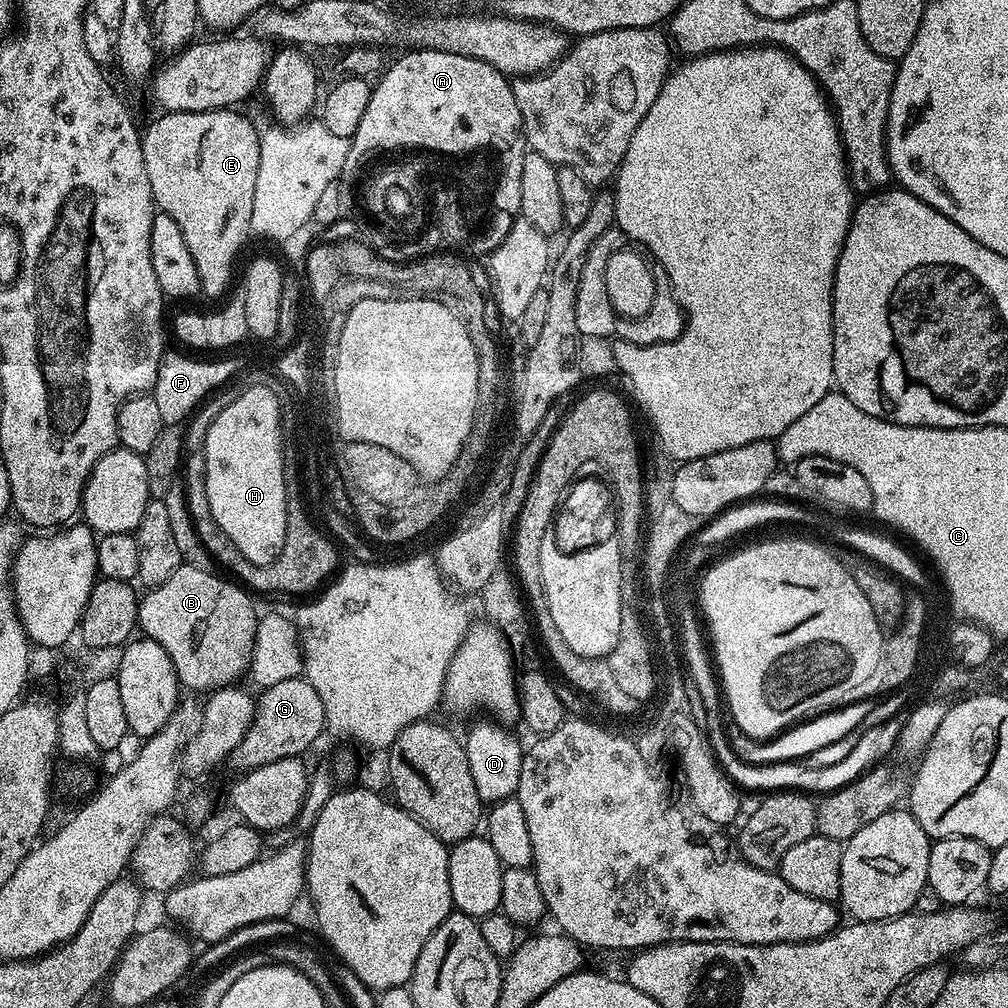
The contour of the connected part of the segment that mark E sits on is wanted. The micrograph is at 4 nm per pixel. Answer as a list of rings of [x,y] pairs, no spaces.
[[[219,108],[213,112],[164,112],[148,129],[143,129],[140,145],[146,162],[146,178],[150,178],[152,197],[155,198],[159,211],[170,214],[170,218],[178,222],[178,230],[182,230],[182,238],[186,238],[190,258],[194,258],[194,266],[198,266],[200,290],[205,297],[220,296],[227,290],[228,283],[232,280],[232,267],[236,264],[236,255],[239,254],[244,239],[250,236],[251,206],[254,203],[254,186],[258,177],[260,137],[261,133],[240,113],[240,110],[226,108]]]

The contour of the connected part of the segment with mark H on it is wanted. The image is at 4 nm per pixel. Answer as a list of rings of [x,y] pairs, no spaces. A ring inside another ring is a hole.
[[[251,384],[245,392],[238,394],[238,398],[234,398],[234,402],[230,402],[230,406],[226,406],[226,410],[222,410],[222,414],[218,414],[218,418],[214,418],[210,430],[204,436],[206,494],[210,497],[210,510],[214,514],[214,522],[218,522],[222,534],[226,534],[226,538],[230,538],[230,542],[234,542],[234,546],[238,546],[240,553],[246,558],[250,558],[250,562],[255,564],[268,564],[272,562],[272,556],[276,556],[276,552],[280,554],[280,540],[284,542],[284,527],[286,527],[284,488],[280,488],[280,448],[276,448],[276,400],[272,400],[272,397],[274,397],[272,391],[264,392],[264,388],[258,387],[257,384]]]

